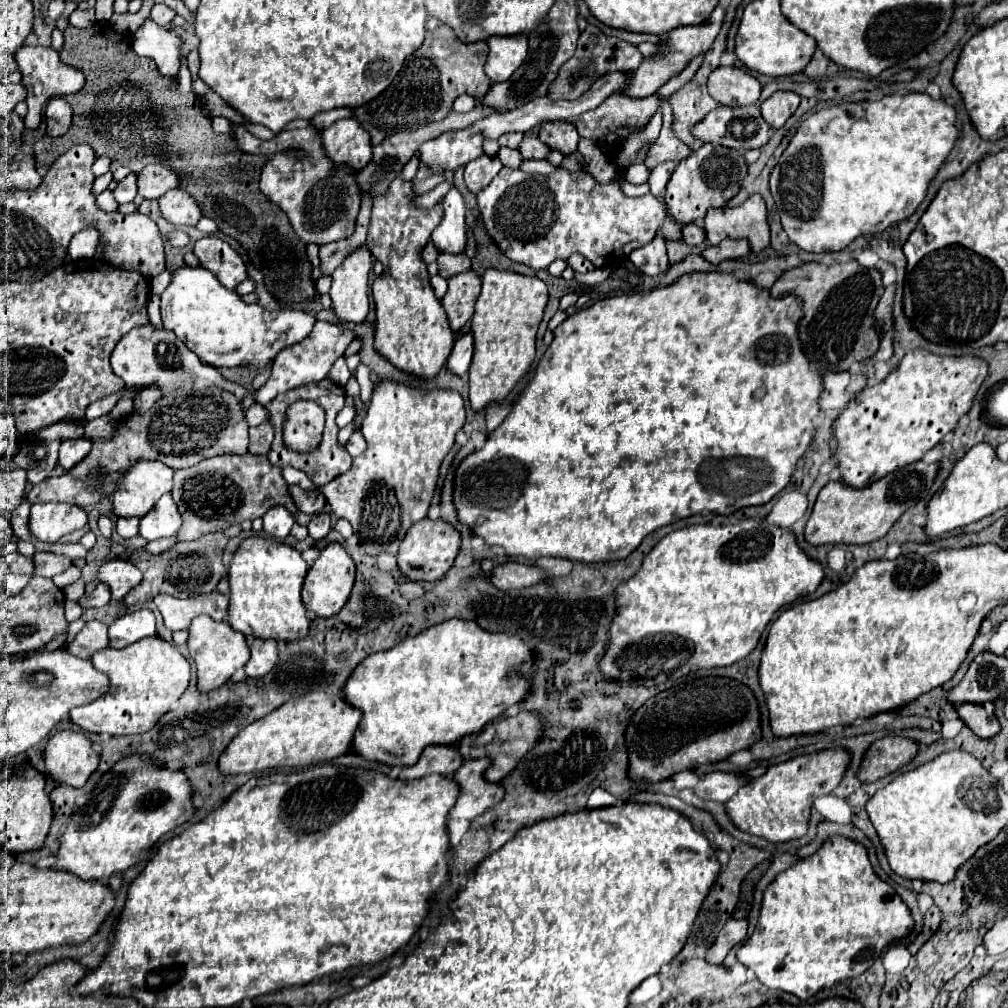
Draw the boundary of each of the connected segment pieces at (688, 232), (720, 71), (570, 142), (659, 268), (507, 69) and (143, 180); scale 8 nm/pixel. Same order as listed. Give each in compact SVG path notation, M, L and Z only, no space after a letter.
M686 224L684 228L682 228L682 232L684 232L684 242L688 244L688 246L698 246L698 244L702 244L702 242L706 242L706 232L704 232L704 228L700 228L700 226L696 226L696 224Z
M718 66L708 78L708 92L722 106L750 106L758 102L762 86L742 68Z
M554 120L554 122L544 122L540 126L538 138L546 142L552 150L560 150L564 156L574 154L578 148L578 132L572 122L566 120Z
M654 238L648 246L638 248L632 252L630 262L644 274L644 276L658 276L668 268L668 256L666 256L666 240Z
M526 34L520 36L490 36L490 54L486 60L486 74L492 82L508 80L516 68L526 60L528 42Z
M148 164L138 172L138 194L144 198L160 198L168 190L178 186L176 174L160 164Z

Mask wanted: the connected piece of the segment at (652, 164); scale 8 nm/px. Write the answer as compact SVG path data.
M668 102L662 106L662 112L664 112L664 124L662 124L662 132L660 132L660 136L656 138L656 142L652 144L652 148L650 148L650 152L648 152L648 156L646 156L646 160L644 160L644 164L652 170L652 168L656 168L658 164L662 164L662 162L666 162L666 160L672 160L672 162L680 162L680 160L684 160L684 158L688 158L690 156L690 148L686 146L686 144L682 144L674 134L672 134L672 110L670 110L670 106L668 106Z

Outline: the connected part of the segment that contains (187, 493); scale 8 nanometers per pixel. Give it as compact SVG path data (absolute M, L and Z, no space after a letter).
M250 452L242 456L216 456L192 468L176 470L172 498L182 514L180 532L174 536L178 540L196 540L208 532L226 530L244 520L262 518L272 504L282 504L296 514L280 468L270 464L266 456L252 456Z

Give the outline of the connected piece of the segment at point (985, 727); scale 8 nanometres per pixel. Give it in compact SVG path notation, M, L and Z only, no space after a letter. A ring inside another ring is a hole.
M972 702L958 704L956 712L962 718L962 722L980 738L992 738L1000 732L1000 724L996 716L988 714L982 704L972 704Z

